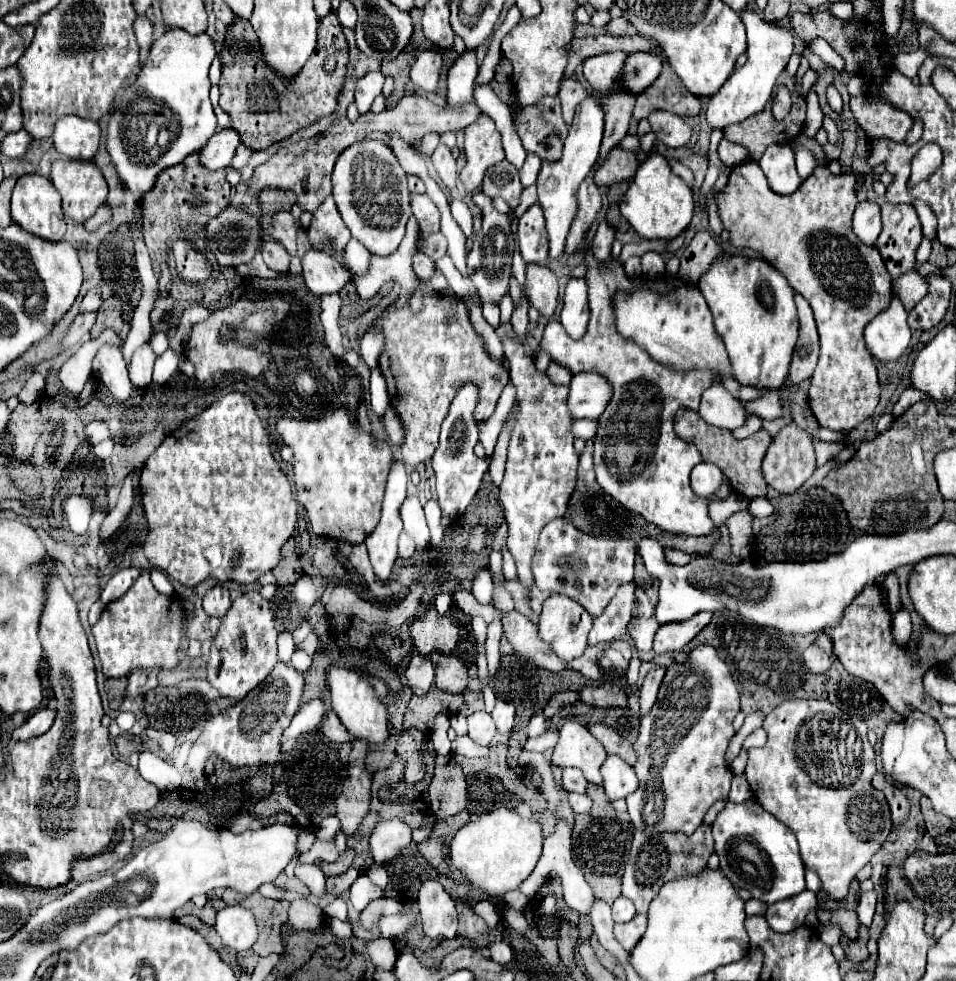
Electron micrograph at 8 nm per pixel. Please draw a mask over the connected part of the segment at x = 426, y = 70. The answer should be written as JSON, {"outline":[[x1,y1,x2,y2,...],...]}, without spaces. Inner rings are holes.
{"outline":[[421,51,417,55,417,61,409,73,413,85,425,93,431,93,437,89,439,83,439,75,441,75,441,67,443,67,443,59,437,51]]}

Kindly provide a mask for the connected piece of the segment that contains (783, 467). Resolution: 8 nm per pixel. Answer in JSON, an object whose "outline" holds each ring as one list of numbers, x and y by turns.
{"outline":[[795,423,783,427,771,441,767,455,763,459,763,477,769,487,779,491,781,495,795,493,815,471,815,453,813,453,813,441,811,437]]}

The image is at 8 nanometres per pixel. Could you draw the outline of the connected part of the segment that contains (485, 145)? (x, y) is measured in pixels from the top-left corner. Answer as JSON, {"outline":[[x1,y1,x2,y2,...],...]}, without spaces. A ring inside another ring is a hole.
{"outline":[[479,115,475,123,465,127,465,155,467,165,461,171,461,181,469,193,473,193,493,163,503,161,505,153,501,147,501,135,487,115]]}

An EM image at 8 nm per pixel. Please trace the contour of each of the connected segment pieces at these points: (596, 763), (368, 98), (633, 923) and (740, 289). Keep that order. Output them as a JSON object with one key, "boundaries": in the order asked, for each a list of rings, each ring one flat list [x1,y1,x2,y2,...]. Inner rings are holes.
{"boundaries":[[[567,721,561,727,559,741,553,749,553,763,557,767,577,767,589,783,601,785,599,767,607,759,603,745,587,731,585,725]],[[371,71,357,81,355,103,359,113,367,113,371,109,371,103,375,101,375,97,381,95,383,83,385,83,385,75,381,71]],[[635,915,629,923,615,925,615,939,623,945,623,949,631,951,645,933,645,927,647,927,647,915]],[[723,255,699,277,697,287,709,303,715,329,727,347,735,379,741,385,779,389,787,379,799,329,793,289,785,275,761,259]]]}

